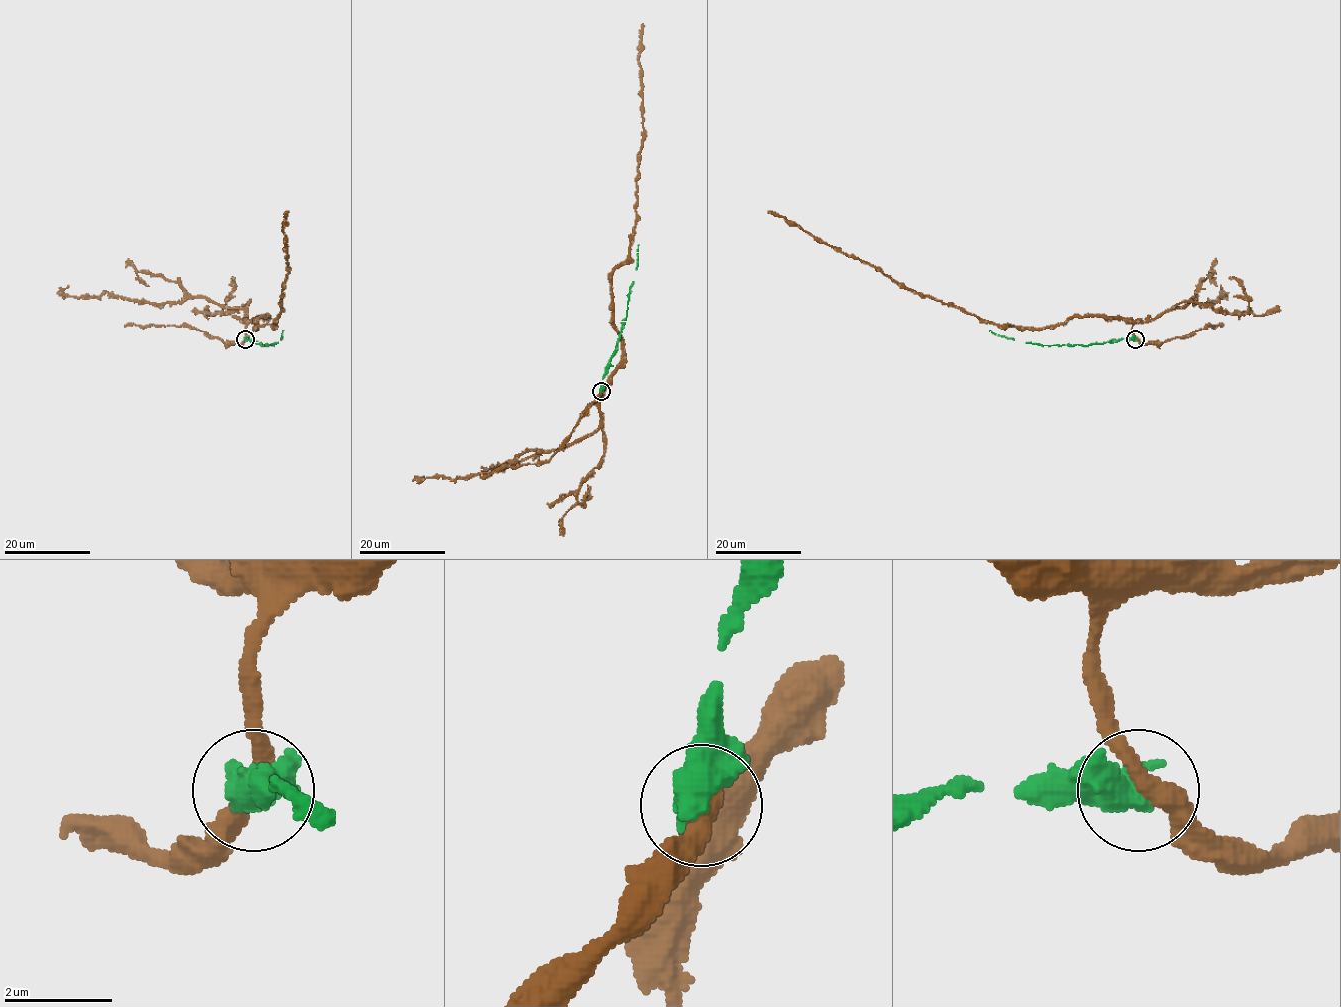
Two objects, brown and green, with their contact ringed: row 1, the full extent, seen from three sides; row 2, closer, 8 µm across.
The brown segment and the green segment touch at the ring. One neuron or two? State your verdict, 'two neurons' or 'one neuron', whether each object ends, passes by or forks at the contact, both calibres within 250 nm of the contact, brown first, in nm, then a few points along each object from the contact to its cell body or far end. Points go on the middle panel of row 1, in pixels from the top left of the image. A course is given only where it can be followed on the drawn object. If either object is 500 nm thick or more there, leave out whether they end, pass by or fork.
two neurons; 360 nm thick on the brown side, 700 nm on the other; brown runs (601, 391), (622, 354), (611, 274), (628, 256), (636, 225), (643, 137), (639, 52), (643, 23); green runs (601, 391), (604, 367), (616, 346), (622, 320), (626, 317), (639, 245)

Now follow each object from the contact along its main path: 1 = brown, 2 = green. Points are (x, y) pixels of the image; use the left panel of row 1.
1: (246, 339), (253, 319), (266, 315), (255, 328), (273, 325), (280, 314), (288, 211)
2: (246, 339), (261, 345), (273, 345), (282, 338), (283, 330)

